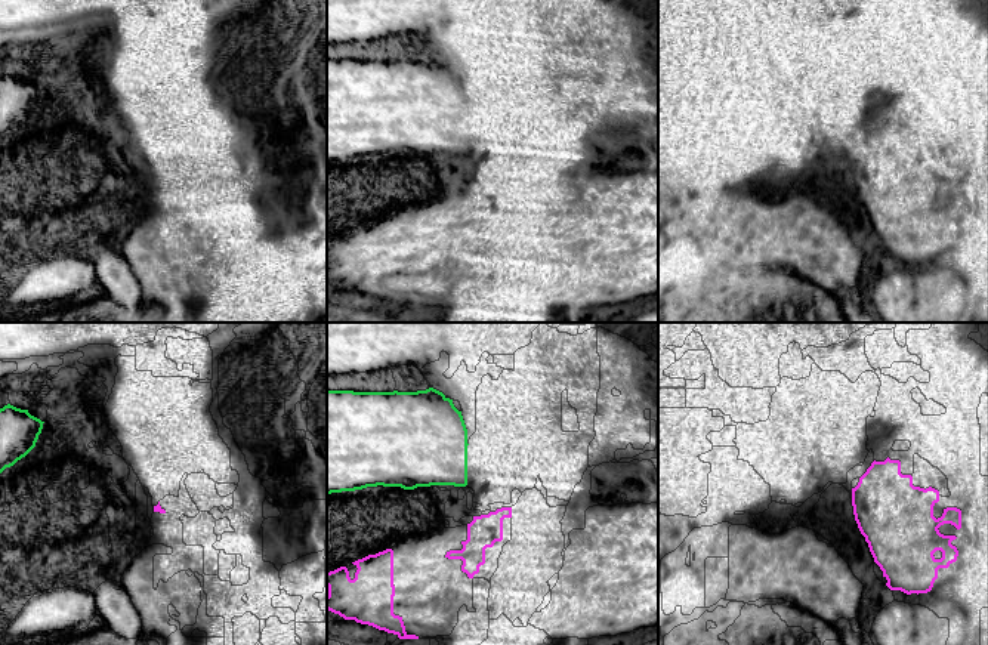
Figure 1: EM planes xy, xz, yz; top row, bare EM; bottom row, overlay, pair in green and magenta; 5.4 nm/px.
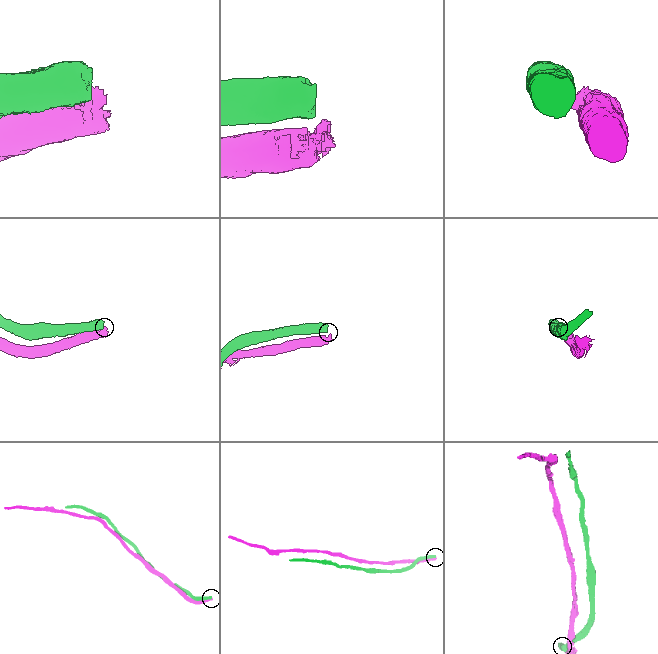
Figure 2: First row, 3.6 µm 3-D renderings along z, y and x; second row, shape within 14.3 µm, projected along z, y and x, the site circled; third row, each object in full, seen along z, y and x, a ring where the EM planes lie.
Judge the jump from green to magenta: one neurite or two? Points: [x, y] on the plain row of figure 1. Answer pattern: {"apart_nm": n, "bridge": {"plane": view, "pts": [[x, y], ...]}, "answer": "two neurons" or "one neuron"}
{"apart_nm": 170, "bridge": {"plane": "xz", "pts": [[465, 154], [474, 185]]}, "answer": "two neurons"}

